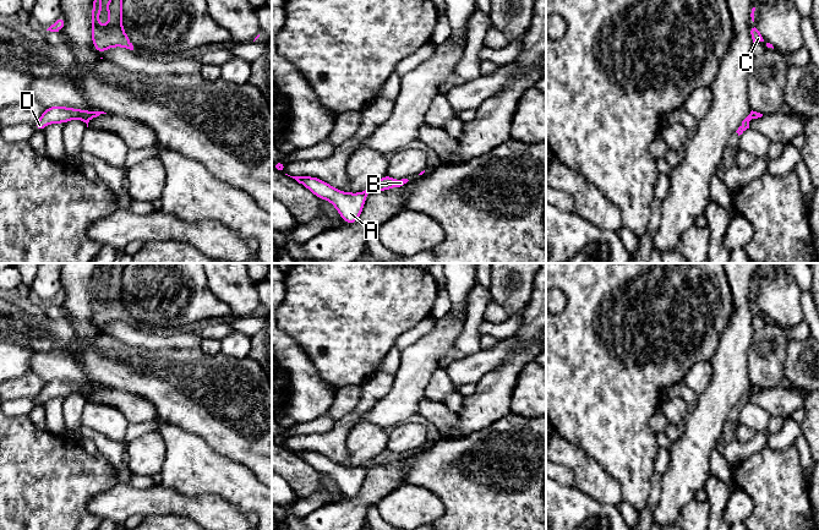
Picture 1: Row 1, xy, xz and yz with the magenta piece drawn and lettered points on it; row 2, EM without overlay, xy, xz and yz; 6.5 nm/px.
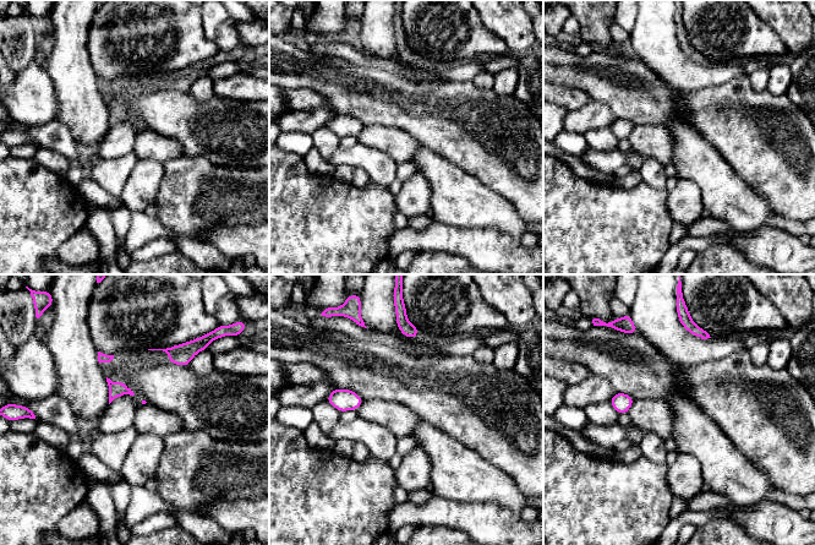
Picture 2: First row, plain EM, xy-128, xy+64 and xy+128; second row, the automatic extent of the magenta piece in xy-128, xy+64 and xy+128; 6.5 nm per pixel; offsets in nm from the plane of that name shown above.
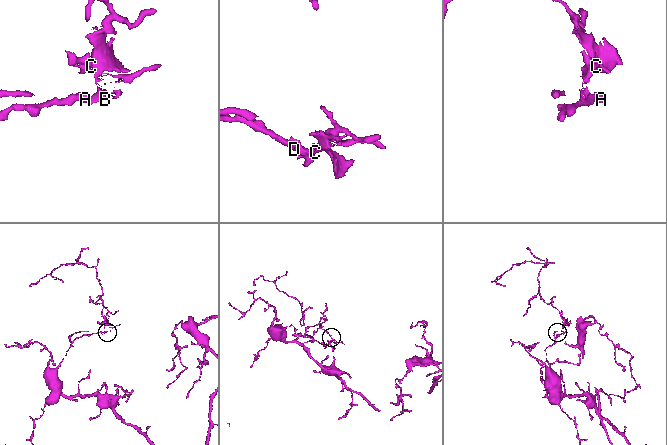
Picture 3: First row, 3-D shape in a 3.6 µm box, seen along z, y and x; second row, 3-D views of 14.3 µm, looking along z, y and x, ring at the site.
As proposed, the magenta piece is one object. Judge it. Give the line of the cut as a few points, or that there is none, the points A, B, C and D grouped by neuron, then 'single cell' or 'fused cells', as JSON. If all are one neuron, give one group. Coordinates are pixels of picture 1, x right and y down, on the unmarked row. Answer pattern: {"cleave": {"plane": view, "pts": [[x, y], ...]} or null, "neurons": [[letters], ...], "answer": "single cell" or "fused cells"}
{"cleave": {"plane": "xy", "pts": [[92, 386], [92, 391], [86, 397]]}, "neurons": [["A", "D"], ["B", "C"]], "answer": "fused cells"}

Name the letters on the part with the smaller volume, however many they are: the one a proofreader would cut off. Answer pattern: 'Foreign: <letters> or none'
Foreign: B, C

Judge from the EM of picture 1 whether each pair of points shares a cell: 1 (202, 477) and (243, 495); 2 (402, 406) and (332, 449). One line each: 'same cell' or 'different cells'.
1: same cell
2: different cells

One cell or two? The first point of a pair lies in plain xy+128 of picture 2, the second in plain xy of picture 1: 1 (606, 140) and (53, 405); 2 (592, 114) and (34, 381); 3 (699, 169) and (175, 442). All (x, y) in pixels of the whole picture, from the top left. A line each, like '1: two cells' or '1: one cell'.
1: one cell
2: one cell
3: one cell

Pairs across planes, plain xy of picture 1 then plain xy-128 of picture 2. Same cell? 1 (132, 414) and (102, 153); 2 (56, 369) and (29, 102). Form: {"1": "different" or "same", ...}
{"1": "different", "2": "different"}

